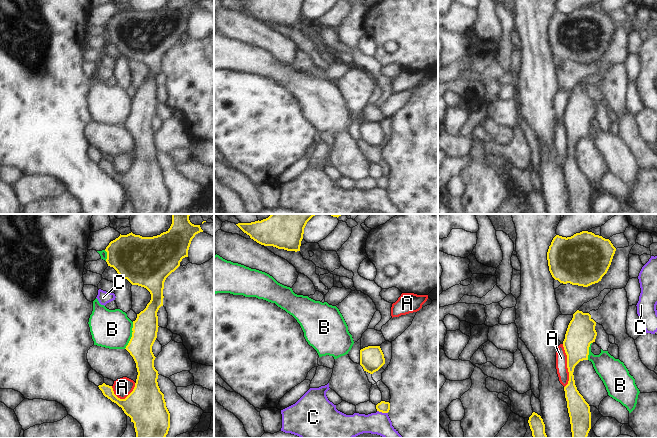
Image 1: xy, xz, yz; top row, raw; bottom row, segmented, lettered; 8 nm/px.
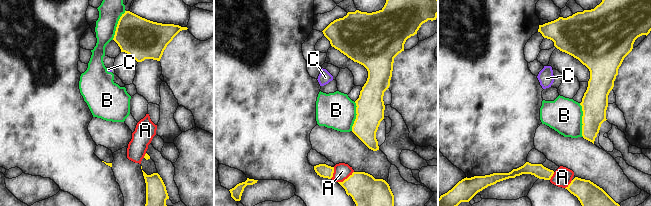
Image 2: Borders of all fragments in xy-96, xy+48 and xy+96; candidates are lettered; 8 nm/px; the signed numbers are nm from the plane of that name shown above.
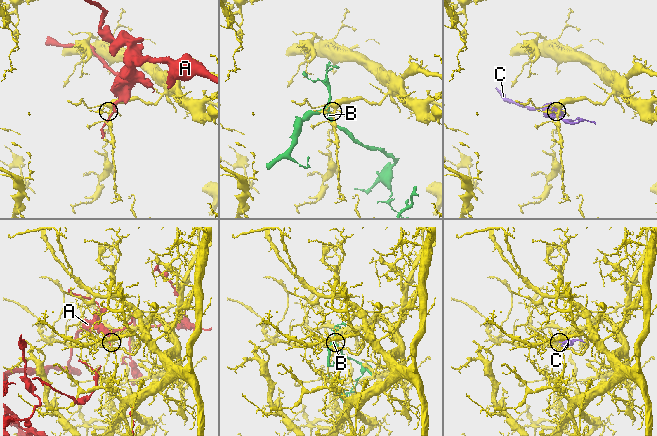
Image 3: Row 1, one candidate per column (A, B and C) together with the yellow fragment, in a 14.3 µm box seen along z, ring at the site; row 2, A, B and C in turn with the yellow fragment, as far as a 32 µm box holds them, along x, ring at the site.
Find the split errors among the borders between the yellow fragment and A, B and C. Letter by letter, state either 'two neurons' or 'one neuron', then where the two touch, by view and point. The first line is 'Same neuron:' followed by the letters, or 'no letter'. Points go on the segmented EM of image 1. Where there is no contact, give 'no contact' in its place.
Same neuron: no letter
A: two neurons; meets yellow in yz at (567, 366)
B: two neurons; meets yellow in xy at (132, 335)
C: two neurons; meets yellow in xz at (382, 412)

